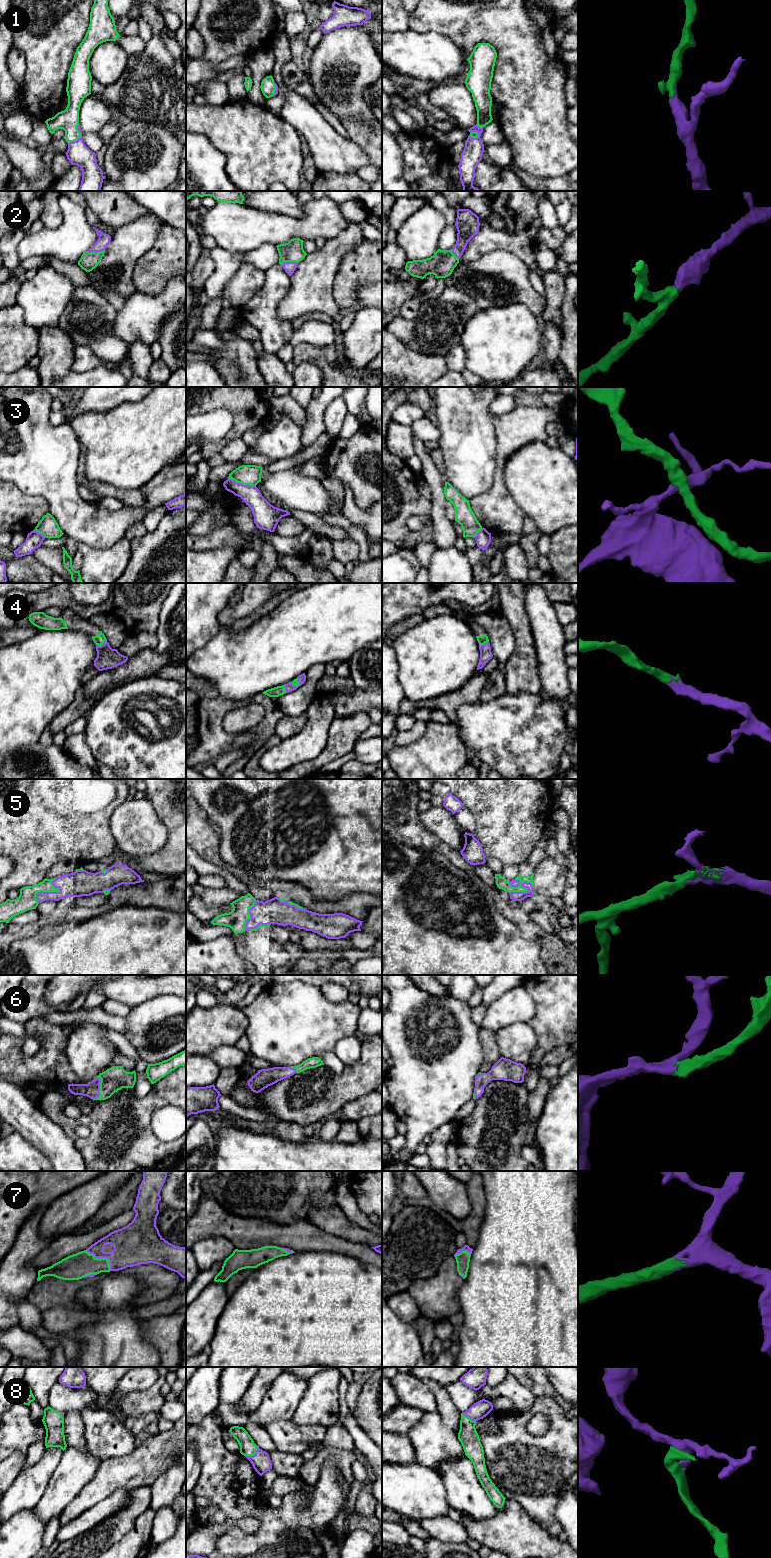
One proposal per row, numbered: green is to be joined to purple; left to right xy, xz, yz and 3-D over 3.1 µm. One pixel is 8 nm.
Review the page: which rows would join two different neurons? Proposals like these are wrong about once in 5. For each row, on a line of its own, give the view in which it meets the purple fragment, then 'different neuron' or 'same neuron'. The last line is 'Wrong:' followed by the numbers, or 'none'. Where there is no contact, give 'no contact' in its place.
1: xy | same neuron
2: xy | same neuron
3: xz | different neuron
4: xy | same neuron
5: yz | same neuron
6: xy | same neuron
7: xy | same neuron
8: xz | same neuron
Wrong: 3

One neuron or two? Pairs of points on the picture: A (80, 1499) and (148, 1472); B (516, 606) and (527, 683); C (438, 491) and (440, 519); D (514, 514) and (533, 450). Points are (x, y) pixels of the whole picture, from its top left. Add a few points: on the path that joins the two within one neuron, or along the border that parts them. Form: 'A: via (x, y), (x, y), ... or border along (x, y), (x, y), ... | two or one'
A: via (97, 1490), (113, 1474), (131, 1472) | one
B: via (520, 625), (523, 635), (523, 664) | one
C: via (438, 498), (438, 512) | one
D: border along (505, 484), (508, 492), (525, 514) | two

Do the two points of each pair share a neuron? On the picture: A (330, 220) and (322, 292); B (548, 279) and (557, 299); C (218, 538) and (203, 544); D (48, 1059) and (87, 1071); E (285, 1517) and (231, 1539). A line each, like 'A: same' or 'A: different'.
A: different
B: same
C: same
D: different
E: same

